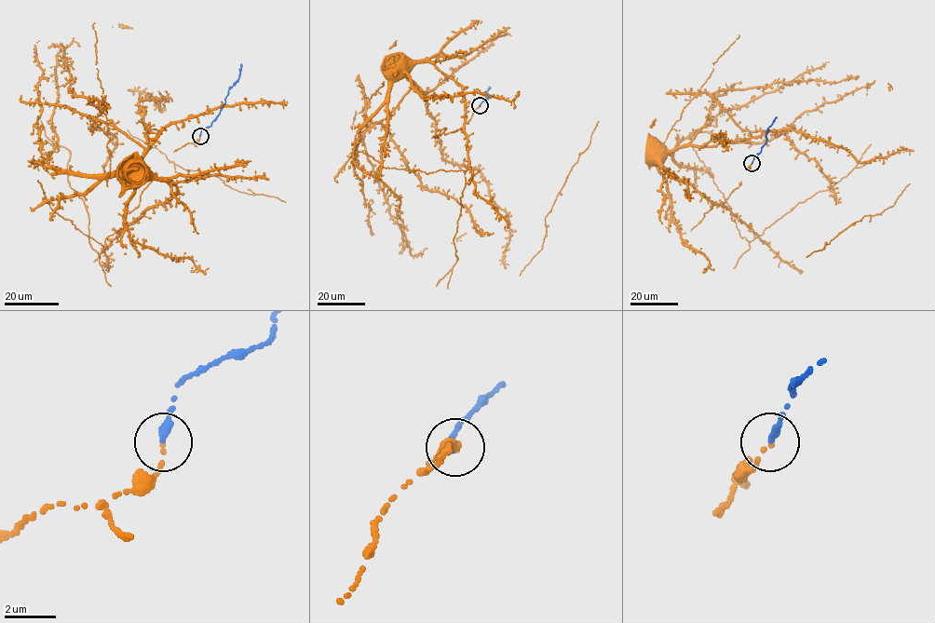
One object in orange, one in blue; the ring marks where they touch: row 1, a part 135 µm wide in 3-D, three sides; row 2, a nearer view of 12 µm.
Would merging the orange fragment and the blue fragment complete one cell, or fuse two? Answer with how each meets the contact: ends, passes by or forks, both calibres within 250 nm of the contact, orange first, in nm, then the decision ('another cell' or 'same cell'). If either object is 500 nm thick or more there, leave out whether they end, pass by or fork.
orange ends there; blue ends there; 140 nm thick on the orange side, 280 nm on the other; same cell

